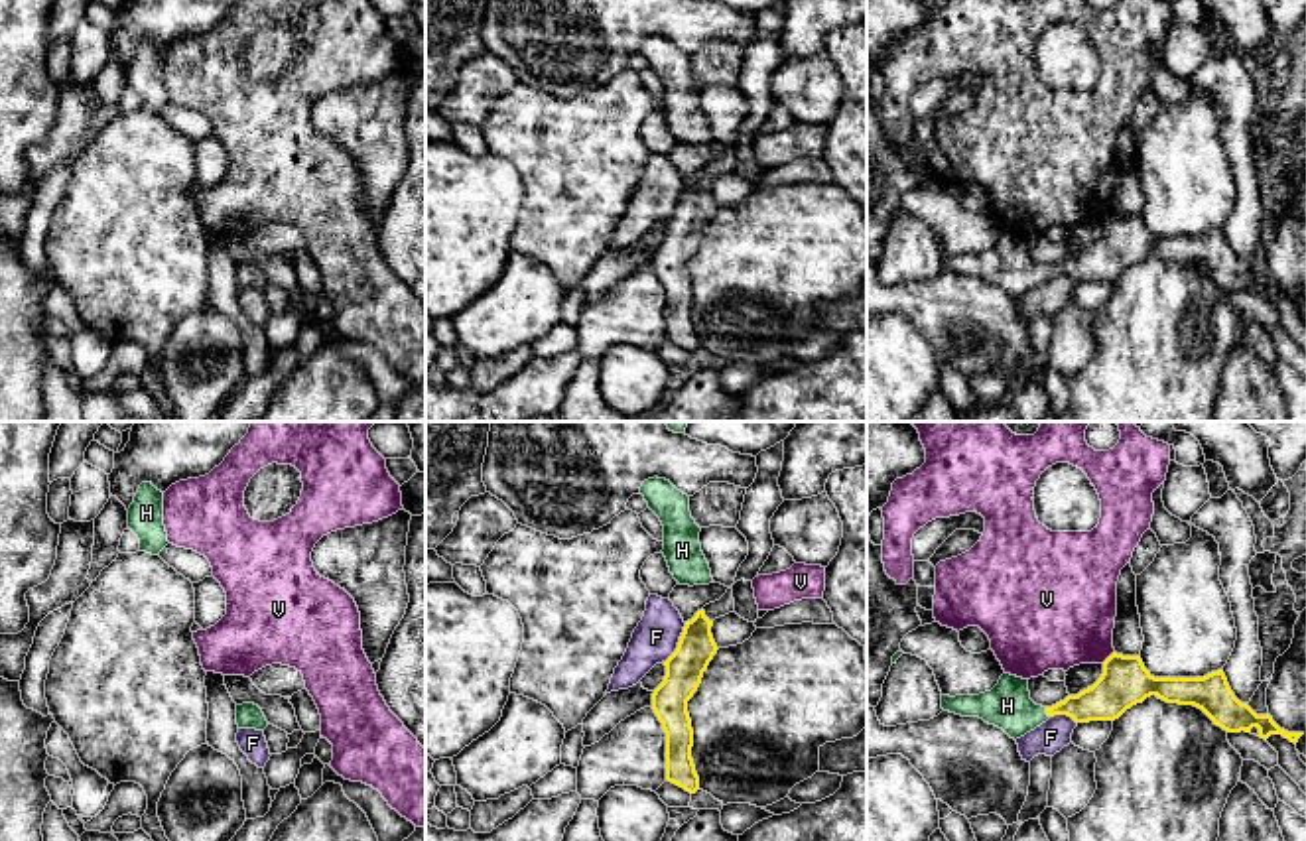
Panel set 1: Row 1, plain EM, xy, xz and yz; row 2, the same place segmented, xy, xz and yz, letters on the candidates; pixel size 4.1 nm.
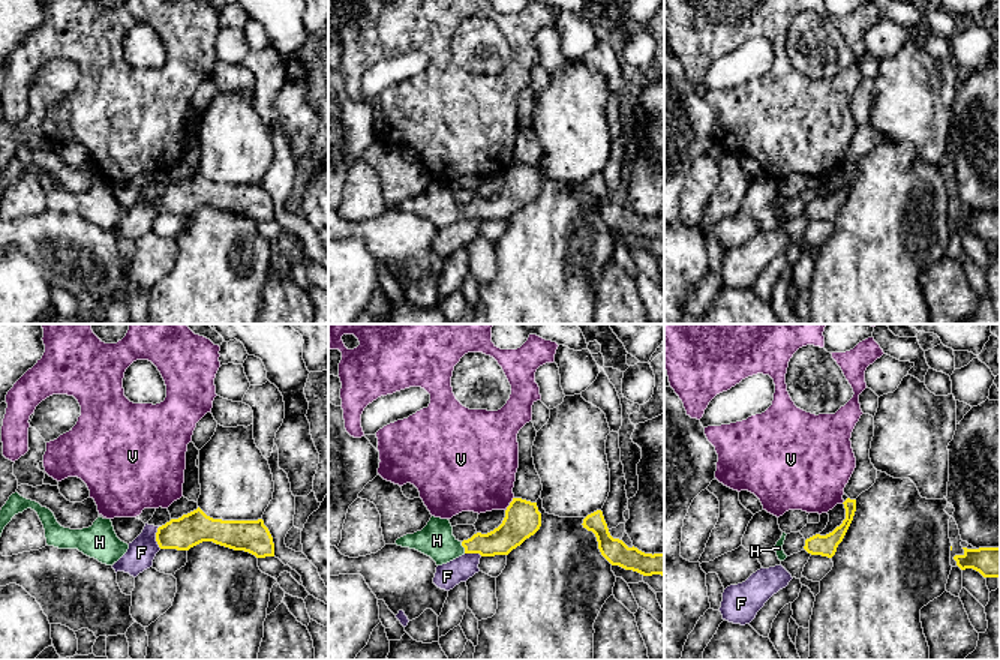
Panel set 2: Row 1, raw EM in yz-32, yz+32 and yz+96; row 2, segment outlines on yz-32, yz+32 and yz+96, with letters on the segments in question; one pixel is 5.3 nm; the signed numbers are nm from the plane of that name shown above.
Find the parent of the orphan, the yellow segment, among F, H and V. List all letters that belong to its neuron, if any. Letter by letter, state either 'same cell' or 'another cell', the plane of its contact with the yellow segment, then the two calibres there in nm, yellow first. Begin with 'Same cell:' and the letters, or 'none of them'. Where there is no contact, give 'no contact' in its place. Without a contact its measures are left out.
Same cell: H
F: another cell; meets yellow in xz; 160 nm thick on the yellow side, 180 nm on the other
H: same cell; meets yellow in yz; 170 nm thick on the yellow side, 190 nm on the other
V: another cell; meets yellow in yz; 200 nm thick on the yellow side, 420 nm on the other

